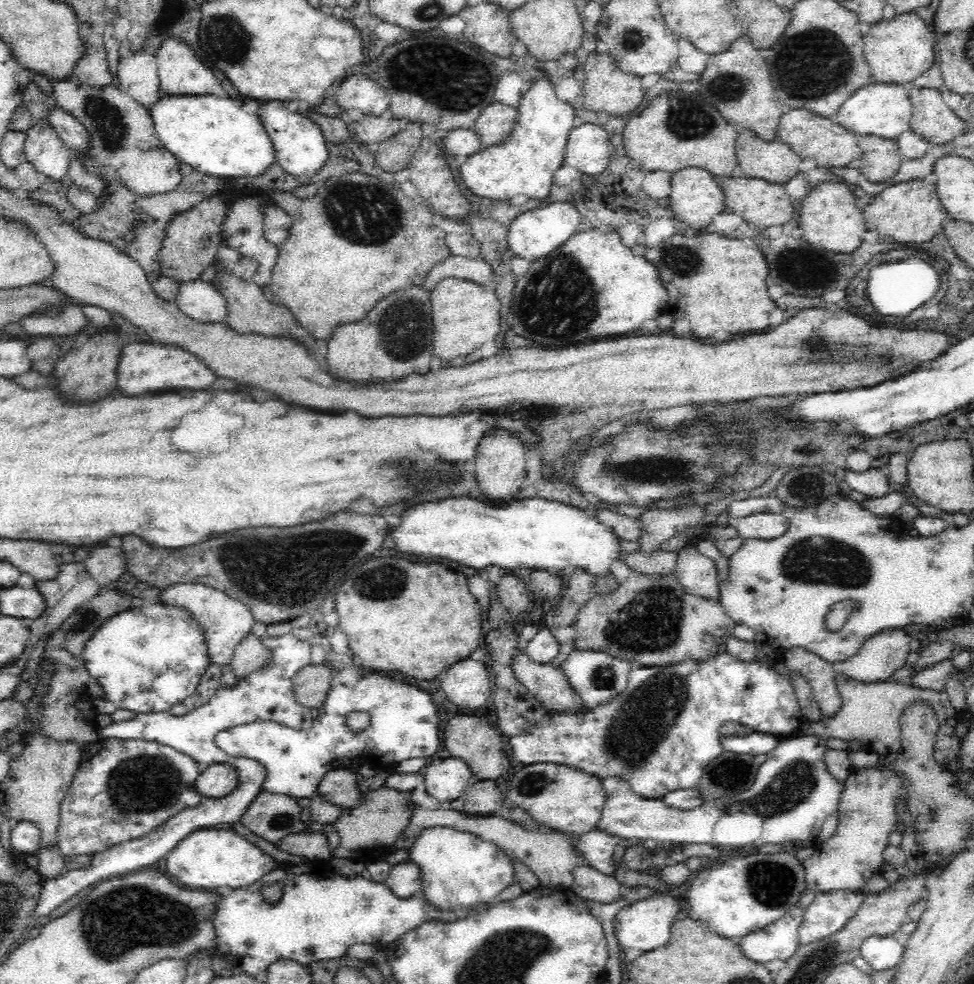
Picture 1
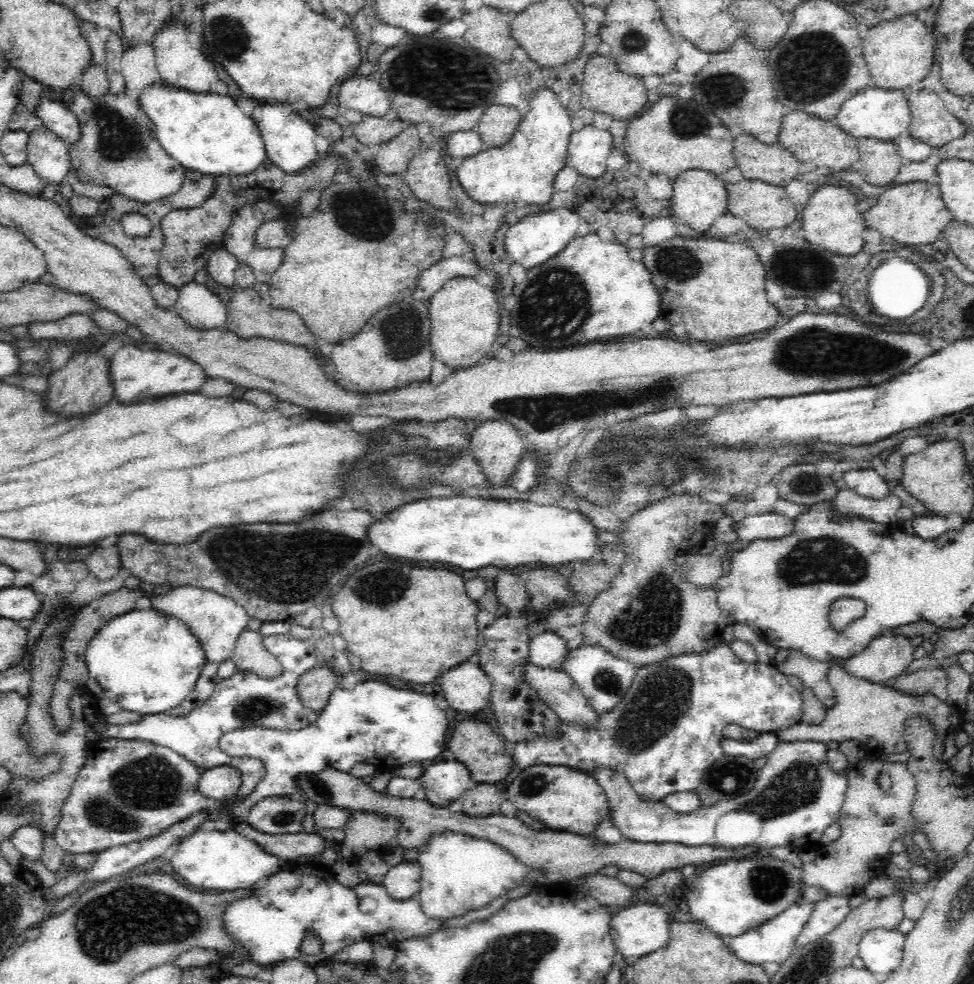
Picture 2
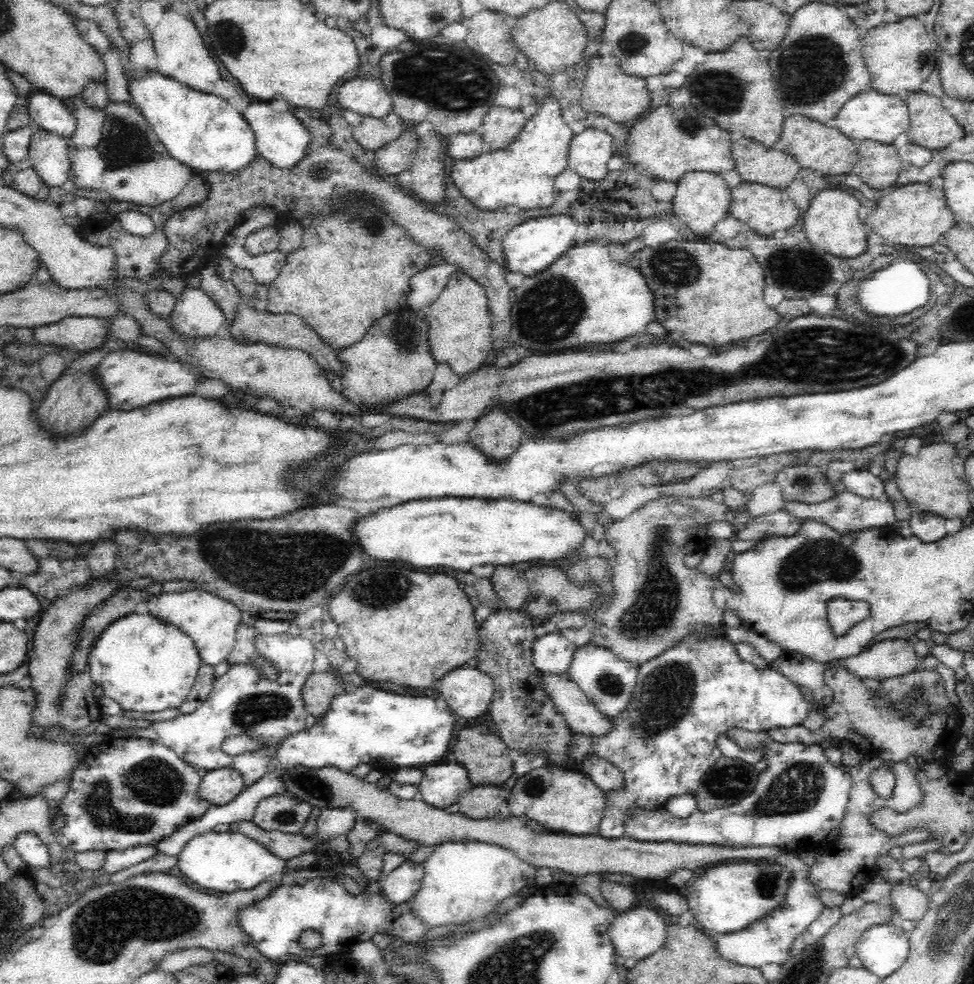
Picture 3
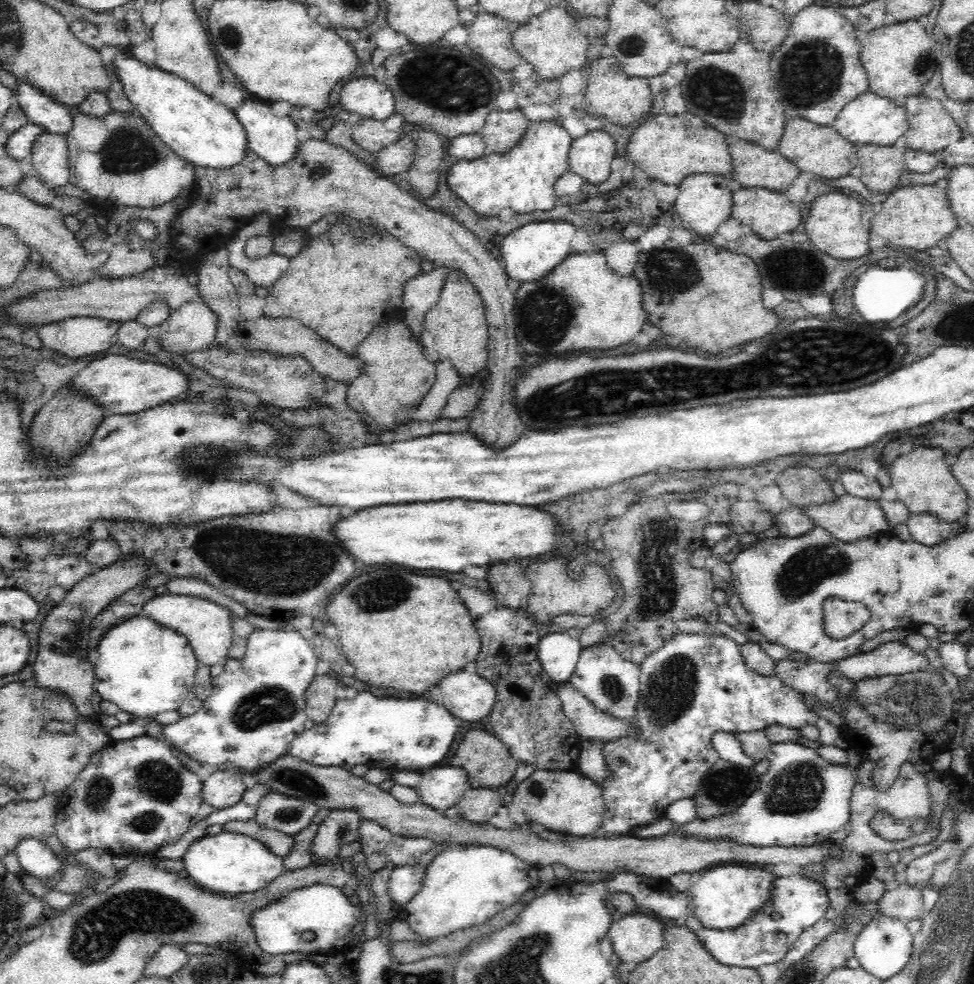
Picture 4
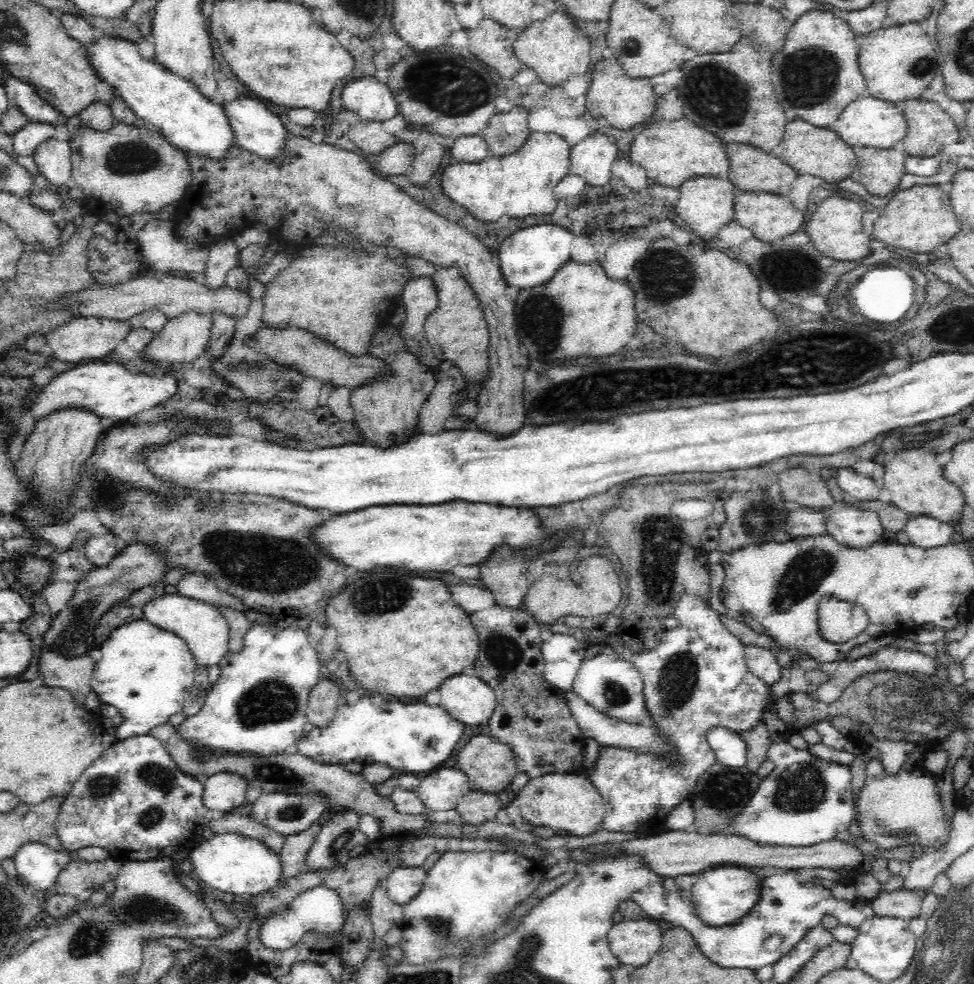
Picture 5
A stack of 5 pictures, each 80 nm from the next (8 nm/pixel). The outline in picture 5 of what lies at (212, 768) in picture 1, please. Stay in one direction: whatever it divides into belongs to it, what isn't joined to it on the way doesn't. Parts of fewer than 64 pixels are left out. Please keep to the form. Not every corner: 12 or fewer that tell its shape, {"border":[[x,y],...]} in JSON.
{"border":[[214,773],[203,786],[203,803],[226,814],[246,803],[247,780]]}

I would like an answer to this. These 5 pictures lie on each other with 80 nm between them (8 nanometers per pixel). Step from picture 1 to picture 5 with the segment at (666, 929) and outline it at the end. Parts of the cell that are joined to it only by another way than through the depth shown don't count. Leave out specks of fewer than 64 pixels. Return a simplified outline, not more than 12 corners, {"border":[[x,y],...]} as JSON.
{"border":[[655,922],[611,925],[609,947],[620,964],[648,964],[660,948]]}

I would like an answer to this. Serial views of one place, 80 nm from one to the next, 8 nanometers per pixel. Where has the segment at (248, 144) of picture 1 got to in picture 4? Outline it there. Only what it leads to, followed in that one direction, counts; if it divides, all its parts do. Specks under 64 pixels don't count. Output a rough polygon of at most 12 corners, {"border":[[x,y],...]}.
{"border":[[135,58],[102,62],[186,163],[230,168],[246,132],[232,109]]}

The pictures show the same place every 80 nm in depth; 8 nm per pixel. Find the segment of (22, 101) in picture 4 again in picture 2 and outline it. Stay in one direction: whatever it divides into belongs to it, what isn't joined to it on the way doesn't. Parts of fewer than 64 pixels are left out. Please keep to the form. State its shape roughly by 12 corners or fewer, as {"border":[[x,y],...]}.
{"border":[[40,96],[34,116],[67,145],[80,138],[76,115],[66,105]]}

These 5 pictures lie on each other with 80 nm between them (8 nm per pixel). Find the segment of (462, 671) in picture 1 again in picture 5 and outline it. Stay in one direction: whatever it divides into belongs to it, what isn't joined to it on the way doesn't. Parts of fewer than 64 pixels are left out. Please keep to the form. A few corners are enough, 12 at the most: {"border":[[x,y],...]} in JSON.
{"border":[[476,675],[439,686],[439,705],[465,726],[488,722],[494,692]]}

